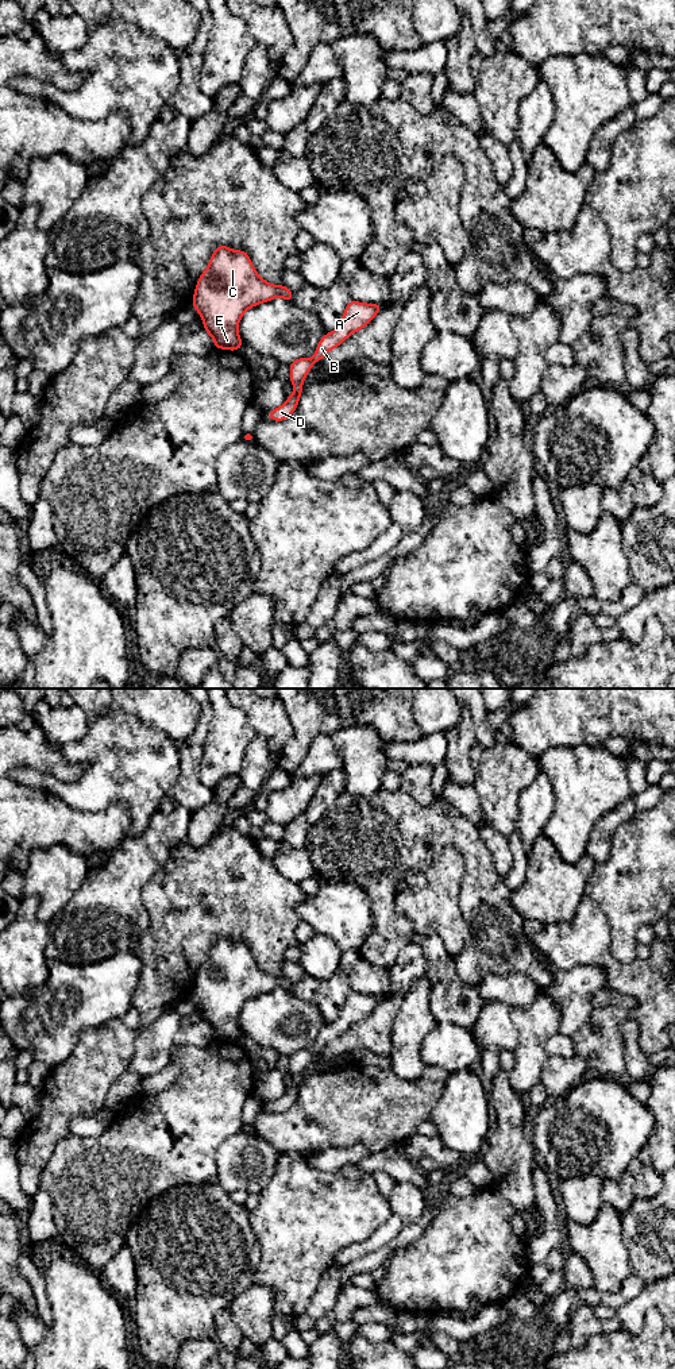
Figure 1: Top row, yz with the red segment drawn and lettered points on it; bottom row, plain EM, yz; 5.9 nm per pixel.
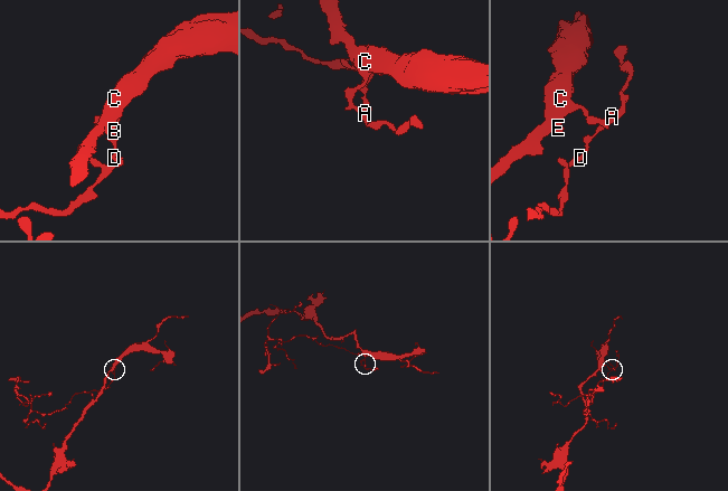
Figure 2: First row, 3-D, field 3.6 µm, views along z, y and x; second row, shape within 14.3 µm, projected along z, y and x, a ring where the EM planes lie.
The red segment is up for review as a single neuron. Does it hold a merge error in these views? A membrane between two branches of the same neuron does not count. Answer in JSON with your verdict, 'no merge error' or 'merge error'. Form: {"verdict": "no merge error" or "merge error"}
{"verdict": "merge error"}

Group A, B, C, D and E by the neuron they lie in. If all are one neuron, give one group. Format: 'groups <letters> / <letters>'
groups A B C E / D

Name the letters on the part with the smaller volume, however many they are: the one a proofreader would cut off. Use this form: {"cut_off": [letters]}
{"cut_off": ["D"]}

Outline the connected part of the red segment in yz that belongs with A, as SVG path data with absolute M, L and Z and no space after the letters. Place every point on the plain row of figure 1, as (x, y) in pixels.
M351 991L340 1015L333 1023L324 1025L310 1052L320 1053L328 1042L342 1036L351 1025L364 1019L382 999L381 995L362 995Z

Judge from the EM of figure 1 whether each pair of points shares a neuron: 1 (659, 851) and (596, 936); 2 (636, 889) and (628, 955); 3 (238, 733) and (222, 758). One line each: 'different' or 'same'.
1: different
2: same
3: same

